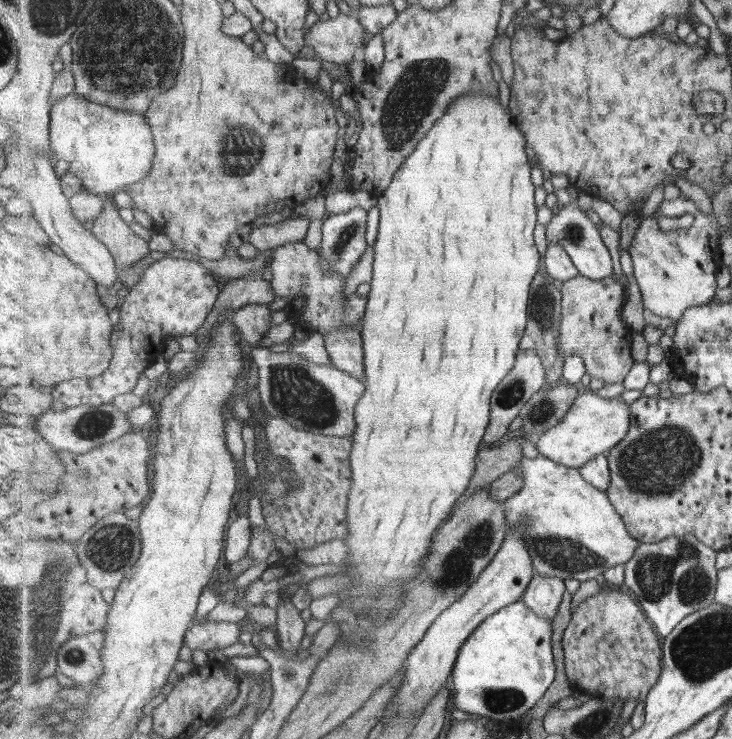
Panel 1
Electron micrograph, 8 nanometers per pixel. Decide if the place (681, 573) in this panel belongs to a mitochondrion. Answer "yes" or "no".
yes

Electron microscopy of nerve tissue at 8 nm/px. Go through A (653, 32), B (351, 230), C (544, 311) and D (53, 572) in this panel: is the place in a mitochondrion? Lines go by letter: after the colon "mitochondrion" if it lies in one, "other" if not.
A: other
B: mitochondrion
C: mitochondrion
D: mitochondrion

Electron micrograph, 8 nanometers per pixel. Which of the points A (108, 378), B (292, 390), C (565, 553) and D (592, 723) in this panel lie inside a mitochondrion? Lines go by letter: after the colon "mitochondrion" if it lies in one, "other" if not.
A: other
B: mitochondrion
C: mitochondrion
D: mitochondrion

